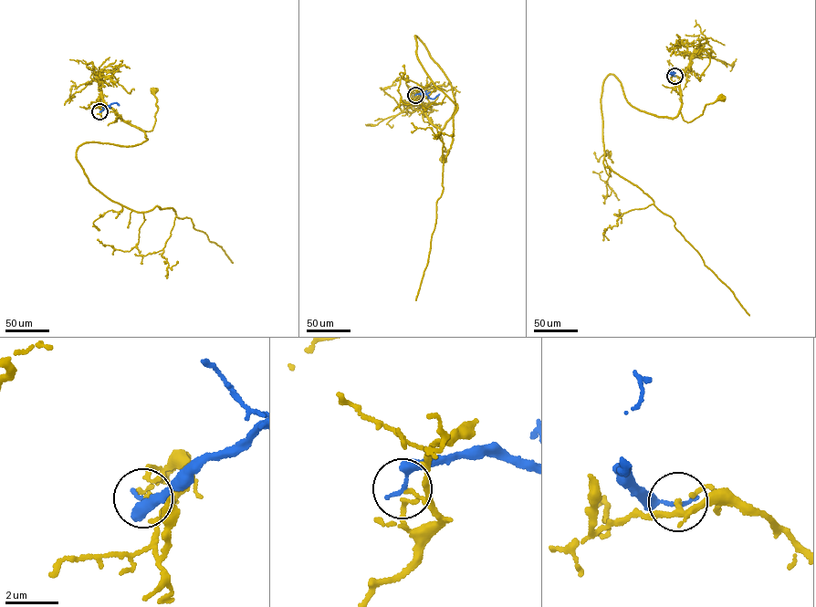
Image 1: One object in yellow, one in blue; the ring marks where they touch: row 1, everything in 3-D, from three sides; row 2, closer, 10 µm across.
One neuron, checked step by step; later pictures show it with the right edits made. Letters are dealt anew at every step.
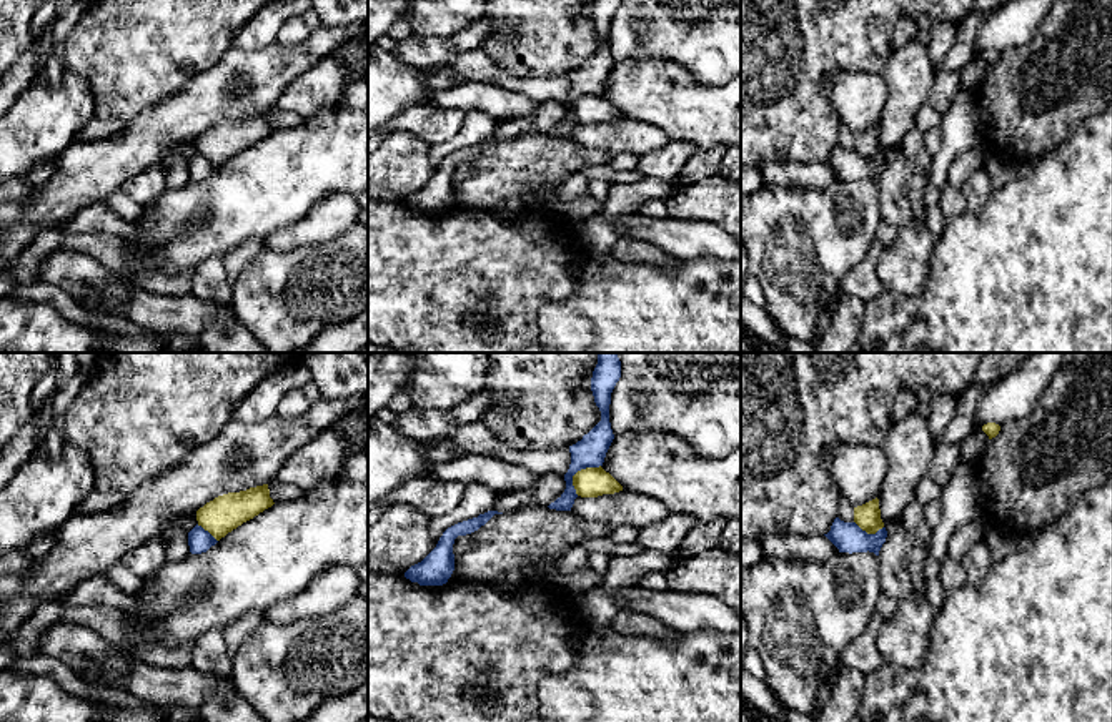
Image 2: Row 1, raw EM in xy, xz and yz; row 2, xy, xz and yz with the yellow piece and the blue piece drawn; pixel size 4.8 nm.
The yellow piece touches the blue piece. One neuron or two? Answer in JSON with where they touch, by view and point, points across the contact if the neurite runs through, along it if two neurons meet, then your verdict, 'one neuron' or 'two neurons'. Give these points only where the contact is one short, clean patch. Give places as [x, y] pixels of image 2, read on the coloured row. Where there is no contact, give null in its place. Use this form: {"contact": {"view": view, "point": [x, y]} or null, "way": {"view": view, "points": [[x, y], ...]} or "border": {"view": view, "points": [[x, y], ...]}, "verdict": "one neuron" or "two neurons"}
{"contact": {"view": "xz", "point": [576, 473]}, "border": {"view": "xz", "points": [[600, 464], [581, 468], [573, 476], [576, 494]]}, "verdict": "two neurons"}

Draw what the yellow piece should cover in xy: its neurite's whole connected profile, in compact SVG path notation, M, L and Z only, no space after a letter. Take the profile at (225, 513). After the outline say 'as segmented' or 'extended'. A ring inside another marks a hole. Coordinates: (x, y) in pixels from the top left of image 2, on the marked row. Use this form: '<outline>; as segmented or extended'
M263 484L215 497L196 511L196 521L198 526L220 541L273 504L268 484Z; as segmented

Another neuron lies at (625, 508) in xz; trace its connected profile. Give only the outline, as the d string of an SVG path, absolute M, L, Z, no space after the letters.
M631 491L574 499L571 512L586 521L599 521L613 527L633 526L643 529L668 517L669 509L658 499Z

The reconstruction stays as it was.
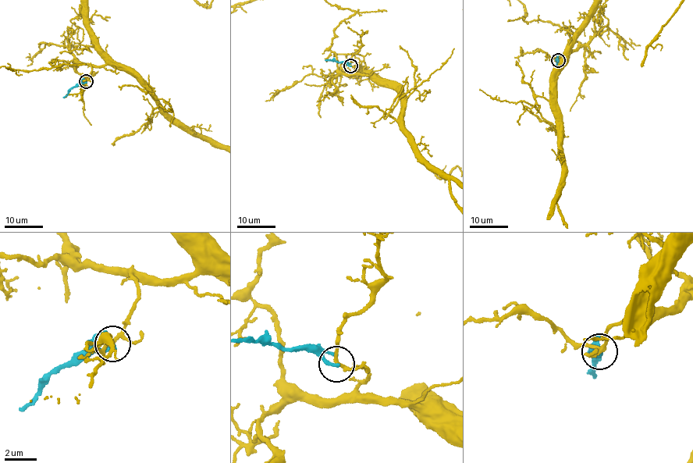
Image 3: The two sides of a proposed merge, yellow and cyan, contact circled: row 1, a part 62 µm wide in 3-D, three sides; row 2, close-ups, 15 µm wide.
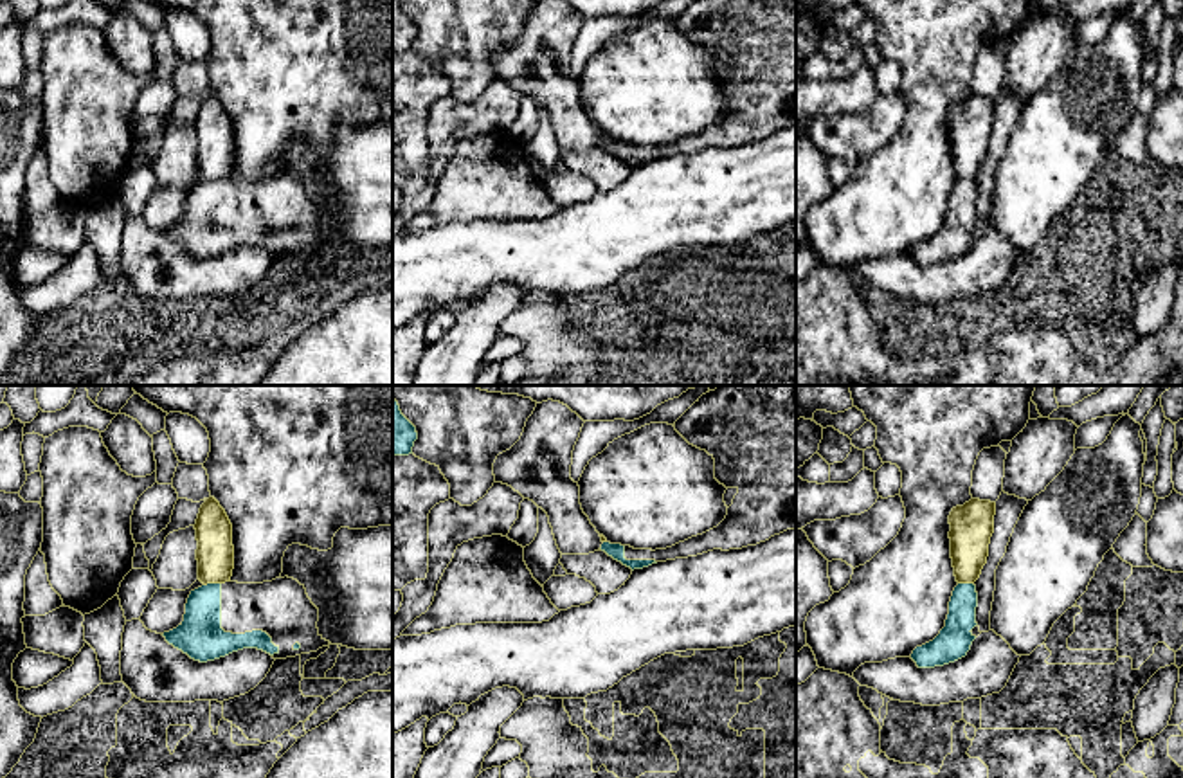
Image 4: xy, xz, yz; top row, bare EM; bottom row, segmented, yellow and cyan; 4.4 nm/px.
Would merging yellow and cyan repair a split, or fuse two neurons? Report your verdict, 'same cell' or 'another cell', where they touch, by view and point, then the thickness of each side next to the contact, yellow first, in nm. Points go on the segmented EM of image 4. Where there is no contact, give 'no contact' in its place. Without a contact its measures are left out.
another cell | xy (211, 582) | 170/200 nm

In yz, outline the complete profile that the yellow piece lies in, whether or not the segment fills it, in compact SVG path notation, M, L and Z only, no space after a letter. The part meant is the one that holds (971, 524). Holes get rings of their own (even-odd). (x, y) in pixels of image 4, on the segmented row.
M971 499L953 508L949 538L954 576L958 584L974 584L989 556L994 533L996 502Z

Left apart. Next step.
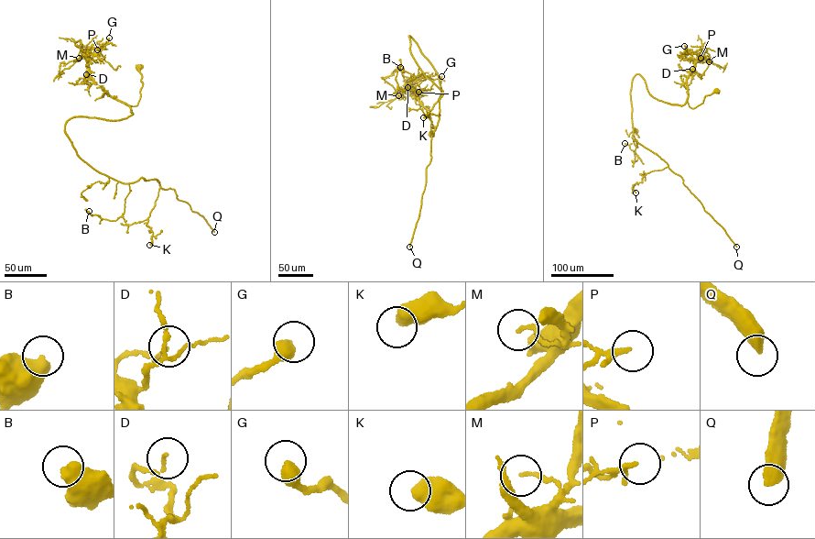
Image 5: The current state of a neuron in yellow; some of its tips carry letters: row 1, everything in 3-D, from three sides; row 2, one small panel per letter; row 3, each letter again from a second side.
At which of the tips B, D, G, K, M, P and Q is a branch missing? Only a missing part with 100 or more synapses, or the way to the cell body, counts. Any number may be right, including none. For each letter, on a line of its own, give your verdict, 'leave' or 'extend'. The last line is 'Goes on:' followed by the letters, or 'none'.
B: leave
D: leave
G: leave
K: leave
M: leave
P: leave
Q: extend
Goes on: Q

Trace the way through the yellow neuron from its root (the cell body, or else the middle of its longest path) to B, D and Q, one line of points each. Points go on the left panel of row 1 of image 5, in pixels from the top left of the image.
B: (138, 67), (139, 101), (124, 103), (131, 115), (66, 124), (77, 156), (129, 184), (115, 221), (89, 211)
D: (138, 67), (142, 84), (135, 106), (116, 99), (97, 83), (87, 82), (86, 74)
Q: (138, 67), (131, 115), (71, 117), (65, 133), (94, 169), (157, 179), (214, 232)

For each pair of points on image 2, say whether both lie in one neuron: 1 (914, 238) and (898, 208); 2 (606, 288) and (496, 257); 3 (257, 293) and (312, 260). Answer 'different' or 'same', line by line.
1: different
2: different
3: same

